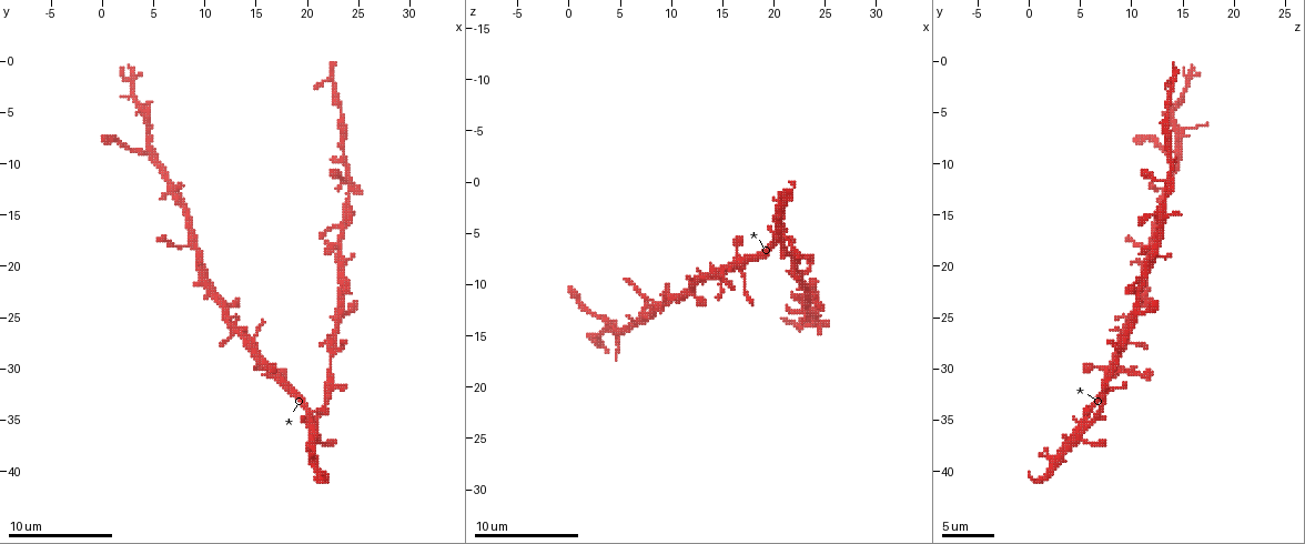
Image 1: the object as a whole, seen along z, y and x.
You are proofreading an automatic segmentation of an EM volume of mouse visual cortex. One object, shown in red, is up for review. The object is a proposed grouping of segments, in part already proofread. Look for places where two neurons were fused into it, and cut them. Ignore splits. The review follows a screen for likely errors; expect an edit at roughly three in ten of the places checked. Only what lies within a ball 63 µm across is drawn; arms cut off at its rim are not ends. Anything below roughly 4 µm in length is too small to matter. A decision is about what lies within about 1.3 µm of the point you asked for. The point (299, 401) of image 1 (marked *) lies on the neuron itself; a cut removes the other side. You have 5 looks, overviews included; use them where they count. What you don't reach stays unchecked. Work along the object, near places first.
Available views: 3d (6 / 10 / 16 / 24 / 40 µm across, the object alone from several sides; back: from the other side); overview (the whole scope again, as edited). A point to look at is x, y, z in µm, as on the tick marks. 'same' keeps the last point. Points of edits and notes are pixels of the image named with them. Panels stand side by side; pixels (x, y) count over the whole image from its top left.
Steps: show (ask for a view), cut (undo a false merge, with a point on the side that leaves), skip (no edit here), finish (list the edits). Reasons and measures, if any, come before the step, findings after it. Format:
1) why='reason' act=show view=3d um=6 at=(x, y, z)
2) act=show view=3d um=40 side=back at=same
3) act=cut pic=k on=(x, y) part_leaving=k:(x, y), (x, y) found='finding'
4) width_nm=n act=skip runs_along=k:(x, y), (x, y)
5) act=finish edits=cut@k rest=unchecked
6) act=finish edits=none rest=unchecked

act=show view=3d um=6 at=(20.8, 35.2, 6.6)

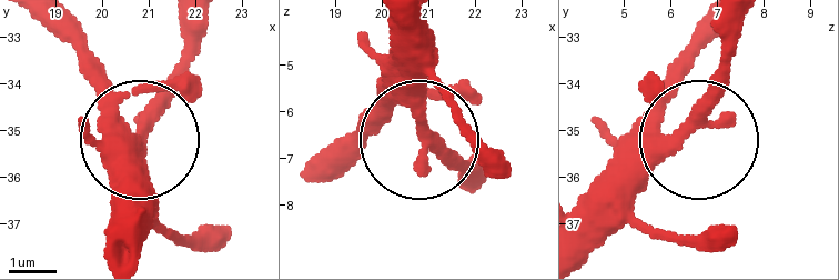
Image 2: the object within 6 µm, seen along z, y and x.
act=skip runs_along=2:(697, 48), (669, 103), (677, 151), (598, 231) found='one neuron here'

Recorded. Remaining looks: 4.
why='three-way junction' act=show view=3d um=6 at=(4.2, 8.6, 13.8)

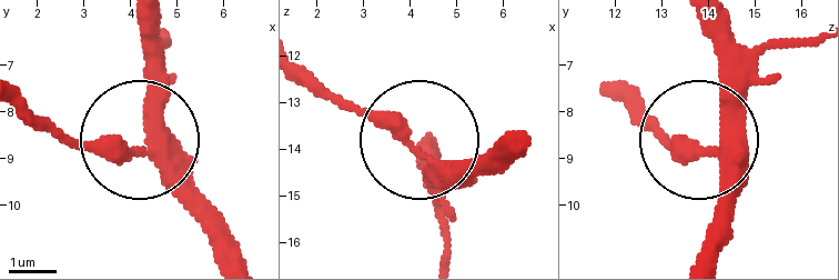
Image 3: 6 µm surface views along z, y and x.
width_nm=330 act=skip found='all the same neuron'

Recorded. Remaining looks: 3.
why='arms run side by side' act=show view=3d um=10 at=(3.2, 4.2, 14.4)

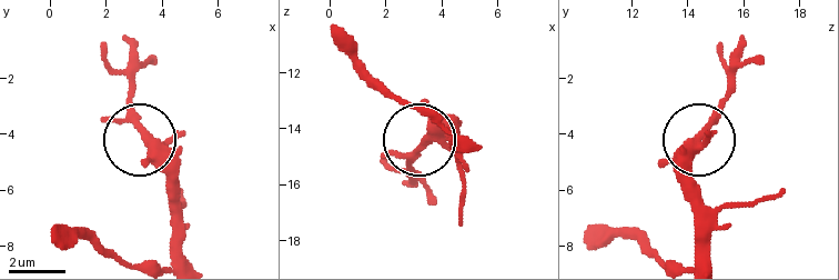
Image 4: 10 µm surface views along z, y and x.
why='closer look' act=show view=3d um=6 at=(3.5, 4.0, 14.4)

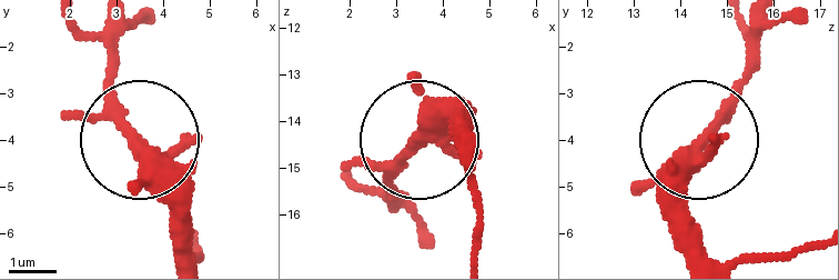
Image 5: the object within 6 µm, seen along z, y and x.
arms=4 act=skip found='one neuron here'

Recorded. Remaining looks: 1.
act=finish edits=none rest=unchecked

